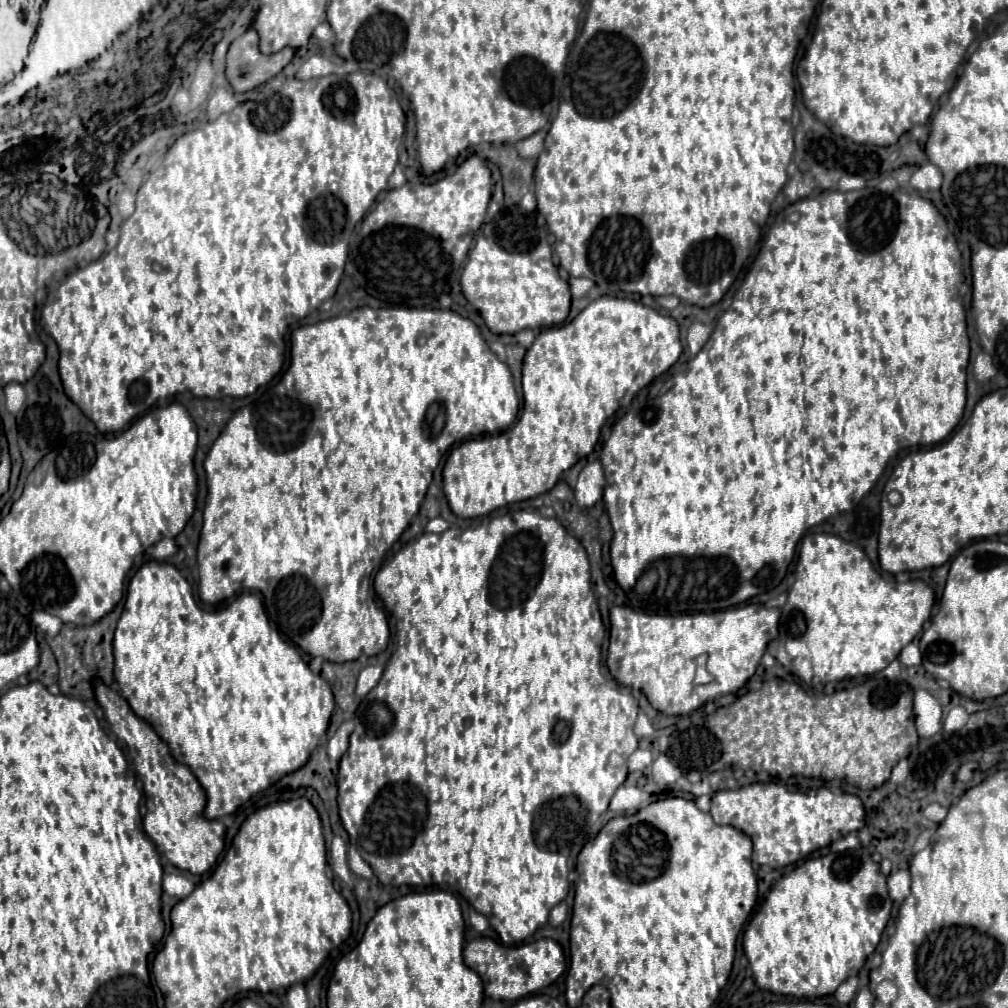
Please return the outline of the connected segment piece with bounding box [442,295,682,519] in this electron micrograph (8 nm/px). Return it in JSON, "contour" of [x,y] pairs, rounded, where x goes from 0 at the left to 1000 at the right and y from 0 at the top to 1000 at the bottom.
{"contour":[[[595,295],[595,297],[589,297],[587,301],[583,301],[565,320],[560,320],[560,322],[554,322],[554,324],[546,324],[546,326],[540,326],[528,340],[528,344],[522,348],[520,352],[520,360],[518,360],[518,390],[520,390],[520,404],[518,404],[518,412],[516,416],[504,424],[502,428],[494,430],[494,432],[484,432],[484,434],[476,434],[476,436],[464,436],[460,439],[456,439],[454,443],[450,443],[440,459],[440,489],[442,489],[442,495],[444,495],[444,501],[446,505],[454,511],[454,513],[476,513],[476,511],[484,511],[486,507],[494,505],[494,503],[500,503],[500,501],[506,501],[506,499],[512,499],[512,497],[520,497],[520,495],[526,495],[526,493],[534,493],[536,489],[542,489],[546,487],[552,477],[556,475],[558,467],[565,465],[573,455],[581,453],[593,434],[595,434],[595,424],[601,420],[601,416],[613,408],[615,404],[621,404],[627,394],[637,386],[641,384],[647,376],[651,376],[655,370],[663,368],[663,364],[667,360],[673,358],[677,350],[677,342],[675,342],[675,328],[673,328],[673,320],[663,314],[663,313],[655,313],[653,309],[649,309],[647,305],[641,305],[637,301],[631,301],[631,299],[625,299],[625,297],[613,297],[613,295]]]}

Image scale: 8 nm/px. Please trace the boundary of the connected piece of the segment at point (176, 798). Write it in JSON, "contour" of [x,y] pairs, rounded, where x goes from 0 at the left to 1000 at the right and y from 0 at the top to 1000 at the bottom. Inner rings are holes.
{"contour":[[[91,674],[91,680],[95,695],[103,703],[103,715],[109,727],[117,733],[119,741],[133,755],[135,767],[141,775],[141,783],[145,789],[145,828],[177,862],[194,868],[208,864],[214,858],[218,846],[222,844],[222,818],[216,814],[208,814],[200,809],[204,801],[204,787],[198,781],[196,773],[185,759],[175,757],[175,753],[171,753],[167,739],[155,729],[155,725],[151,725],[151,719],[147,715],[139,713],[127,701],[127,695],[121,689],[117,689],[117,686],[107,682],[99,674]]]}

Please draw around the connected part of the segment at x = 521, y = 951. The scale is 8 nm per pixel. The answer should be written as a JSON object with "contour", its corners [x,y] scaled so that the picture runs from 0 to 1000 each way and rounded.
{"contour":[[[474,930],[462,936],[460,955],[464,955],[464,959],[476,967],[482,989],[504,993],[518,991],[530,983],[536,983],[538,979],[544,979],[562,961],[558,939],[550,932],[530,932],[518,938],[498,938],[490,936],[486,930]]]}

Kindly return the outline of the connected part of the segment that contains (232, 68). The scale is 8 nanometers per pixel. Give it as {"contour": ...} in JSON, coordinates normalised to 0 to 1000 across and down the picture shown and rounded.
{"contour":[[[246,29],[234,41],[230,41],[224,55],[224,76],[234,92],[248,90],[262,80],[276,74],[292,57],[290,47],[282,47],[276,53],[260,55],[256,51],[254,31]]]}

